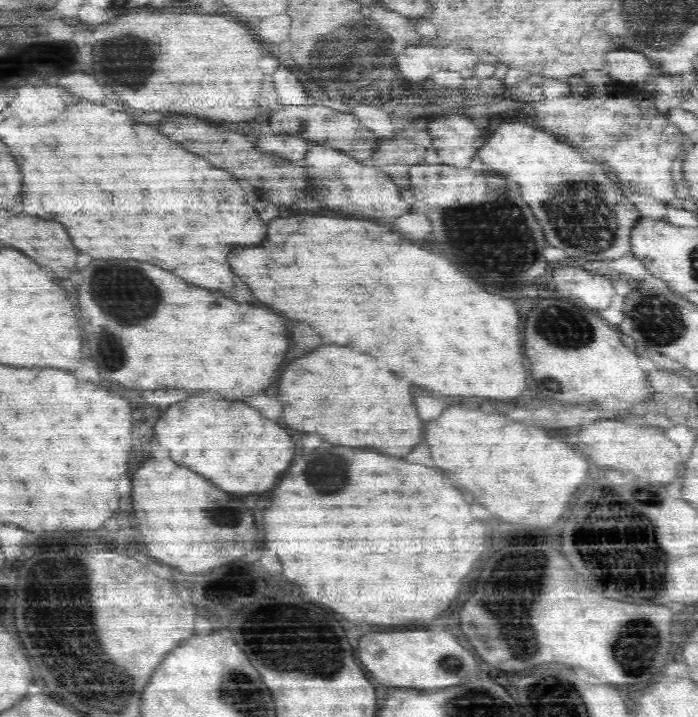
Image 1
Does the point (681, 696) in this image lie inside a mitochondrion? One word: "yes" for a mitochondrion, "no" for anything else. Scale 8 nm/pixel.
no

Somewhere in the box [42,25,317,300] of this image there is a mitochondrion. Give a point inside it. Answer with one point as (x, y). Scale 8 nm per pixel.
(134, 57)

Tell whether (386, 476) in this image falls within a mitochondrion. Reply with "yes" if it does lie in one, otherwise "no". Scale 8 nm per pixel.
no

